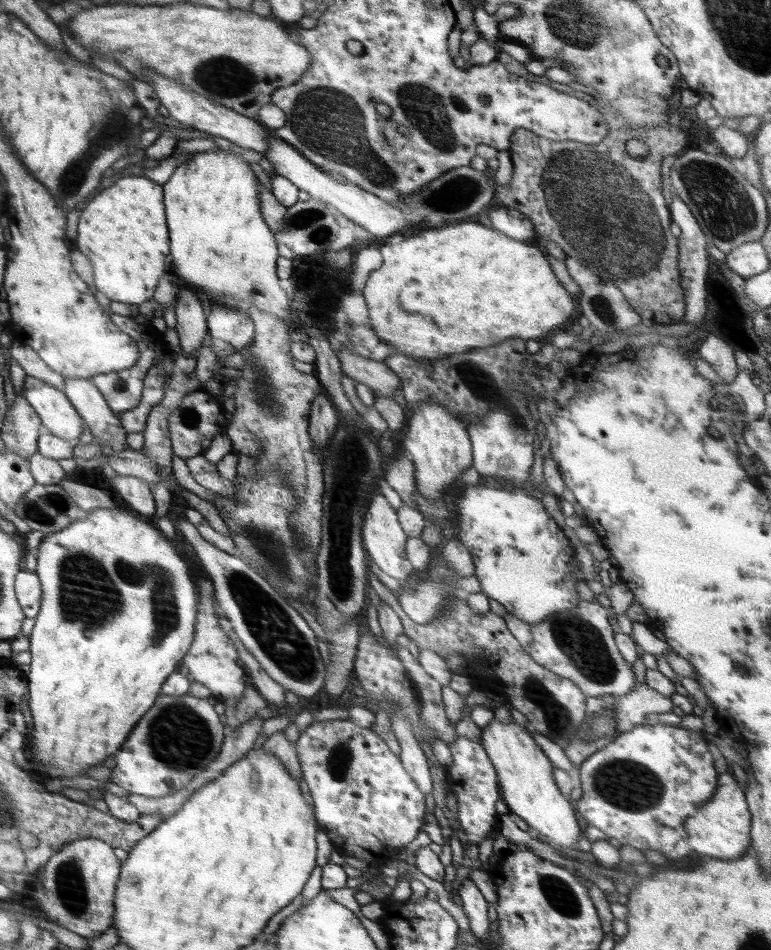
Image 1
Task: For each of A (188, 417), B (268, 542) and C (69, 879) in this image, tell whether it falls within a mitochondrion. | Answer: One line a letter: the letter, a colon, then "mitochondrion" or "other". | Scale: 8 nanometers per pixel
A: mitochondrion
B: mitochondrion
C: mitochondrion

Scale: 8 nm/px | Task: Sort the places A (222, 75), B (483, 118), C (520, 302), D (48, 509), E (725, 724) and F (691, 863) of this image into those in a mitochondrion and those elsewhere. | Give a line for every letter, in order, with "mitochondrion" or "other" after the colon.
A: mitochondrion
B: other
C: other
D: mitochondrion
E: other
F: other

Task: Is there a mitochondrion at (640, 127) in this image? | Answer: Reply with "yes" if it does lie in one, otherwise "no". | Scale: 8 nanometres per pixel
no

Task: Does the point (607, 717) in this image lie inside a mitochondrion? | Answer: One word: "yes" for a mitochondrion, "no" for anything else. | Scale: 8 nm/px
yes

